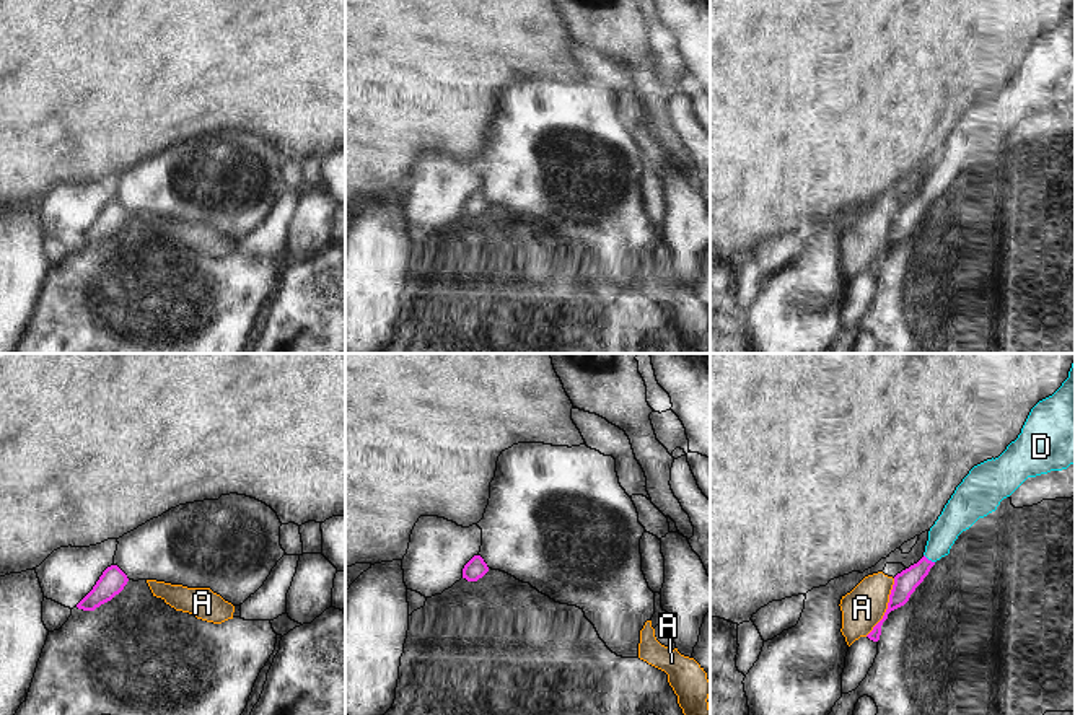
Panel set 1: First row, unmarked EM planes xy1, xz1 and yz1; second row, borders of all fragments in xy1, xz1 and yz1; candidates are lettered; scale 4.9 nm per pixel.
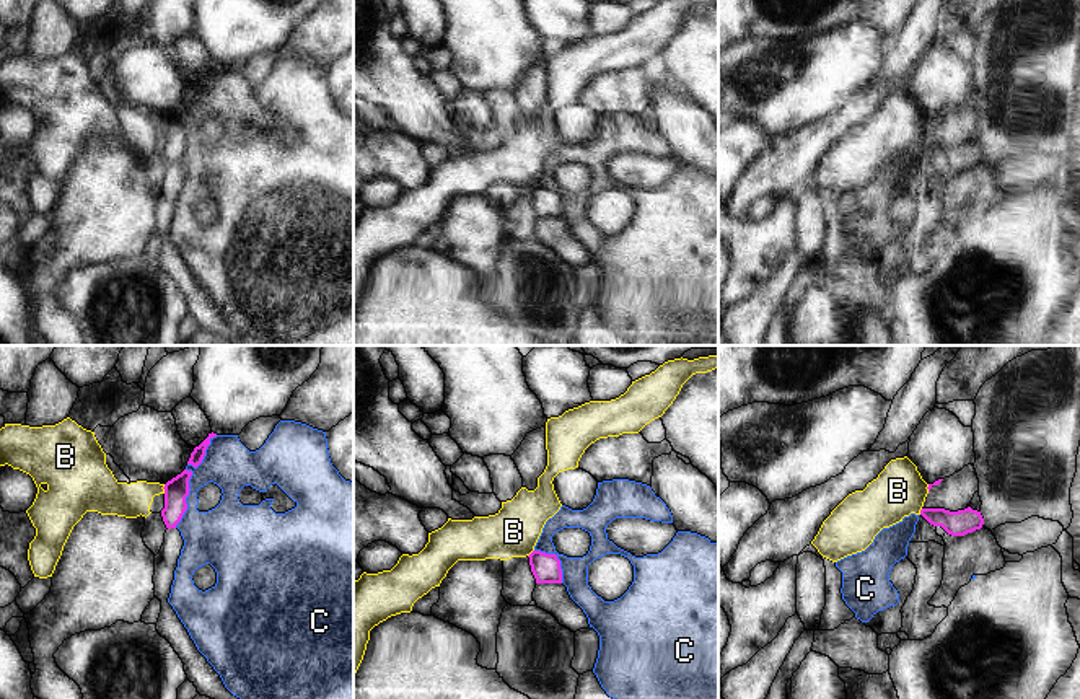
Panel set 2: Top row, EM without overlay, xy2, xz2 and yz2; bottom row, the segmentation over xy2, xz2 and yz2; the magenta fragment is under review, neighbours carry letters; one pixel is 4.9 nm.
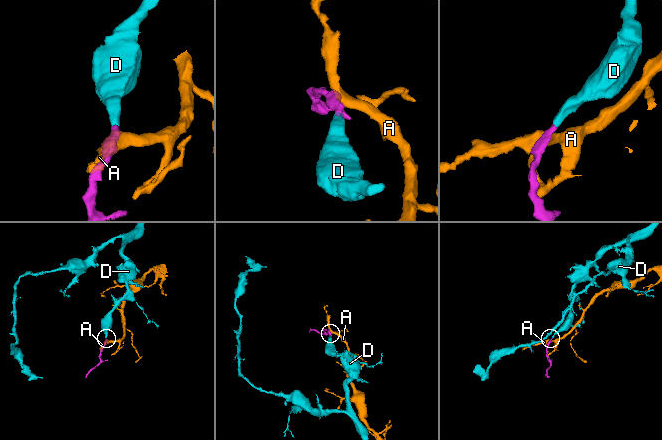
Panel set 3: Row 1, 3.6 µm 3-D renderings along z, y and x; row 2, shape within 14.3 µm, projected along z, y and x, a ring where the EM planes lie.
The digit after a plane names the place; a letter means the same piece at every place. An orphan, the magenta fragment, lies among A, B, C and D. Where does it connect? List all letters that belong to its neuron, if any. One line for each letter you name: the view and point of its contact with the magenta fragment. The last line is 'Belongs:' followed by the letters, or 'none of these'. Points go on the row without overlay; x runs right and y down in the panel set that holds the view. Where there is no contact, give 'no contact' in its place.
D: contact yz1 (927, 194)
Belongs: D

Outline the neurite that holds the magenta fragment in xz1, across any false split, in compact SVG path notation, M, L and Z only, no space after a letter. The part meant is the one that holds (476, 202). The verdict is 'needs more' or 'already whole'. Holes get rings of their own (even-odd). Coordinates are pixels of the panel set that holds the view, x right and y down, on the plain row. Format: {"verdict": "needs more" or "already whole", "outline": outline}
{"verdict": "already whole", "outline": "M474 191L463 204L463 213L467 217L477 217L489 207L487 199L480 191Z"}

